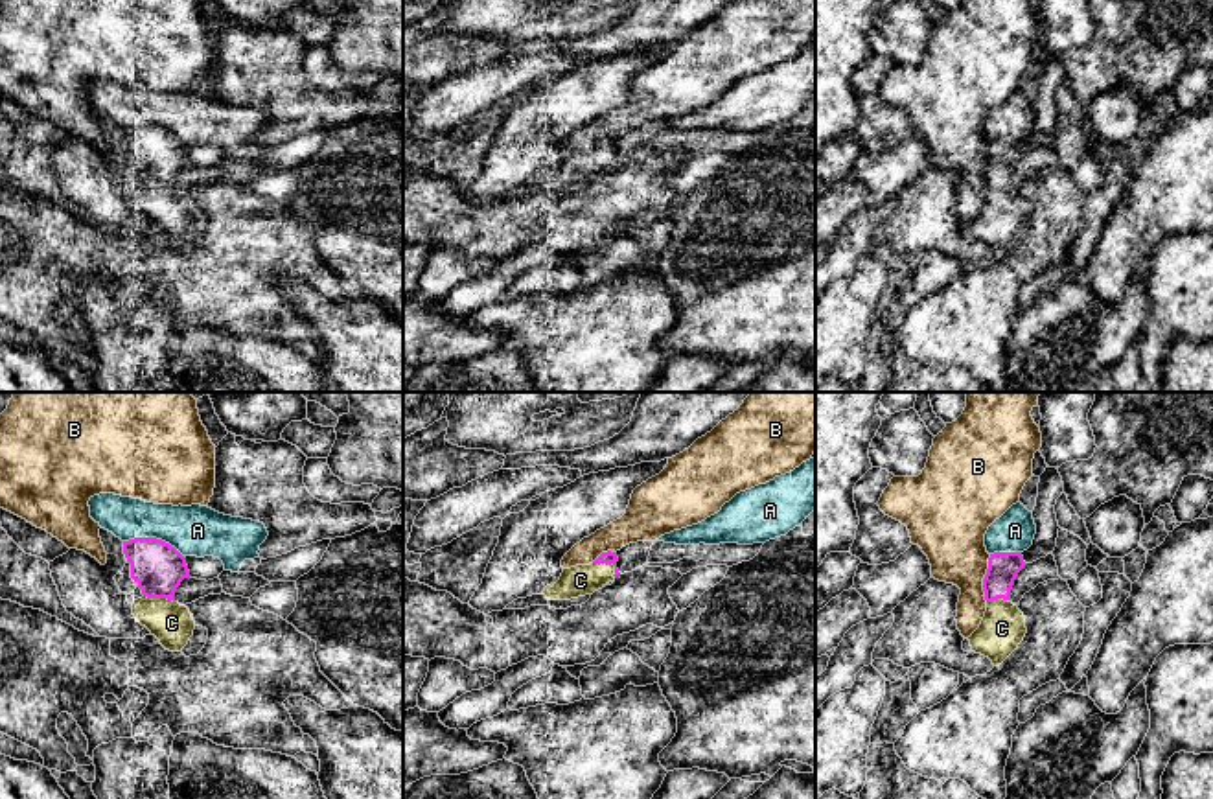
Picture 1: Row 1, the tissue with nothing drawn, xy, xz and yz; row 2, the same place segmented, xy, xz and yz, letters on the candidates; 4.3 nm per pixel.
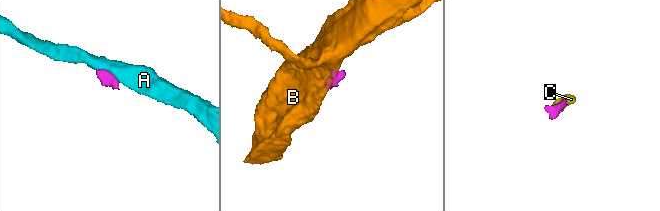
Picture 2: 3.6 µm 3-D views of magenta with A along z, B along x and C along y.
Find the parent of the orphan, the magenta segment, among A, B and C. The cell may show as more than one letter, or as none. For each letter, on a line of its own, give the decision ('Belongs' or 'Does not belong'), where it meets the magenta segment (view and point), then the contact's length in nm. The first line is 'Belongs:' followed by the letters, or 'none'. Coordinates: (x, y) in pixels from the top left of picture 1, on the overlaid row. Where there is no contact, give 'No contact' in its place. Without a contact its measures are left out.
Belongs: C
A: Does not belong. Touches magenta at xy (153, 538). Shared border 280 nm
B: Does not belong. Touches magenta at yz (983, 578). Shared border 220 nm
C: Belongs. Touches magenta at xz (610, 562). Shared border 120 nm

